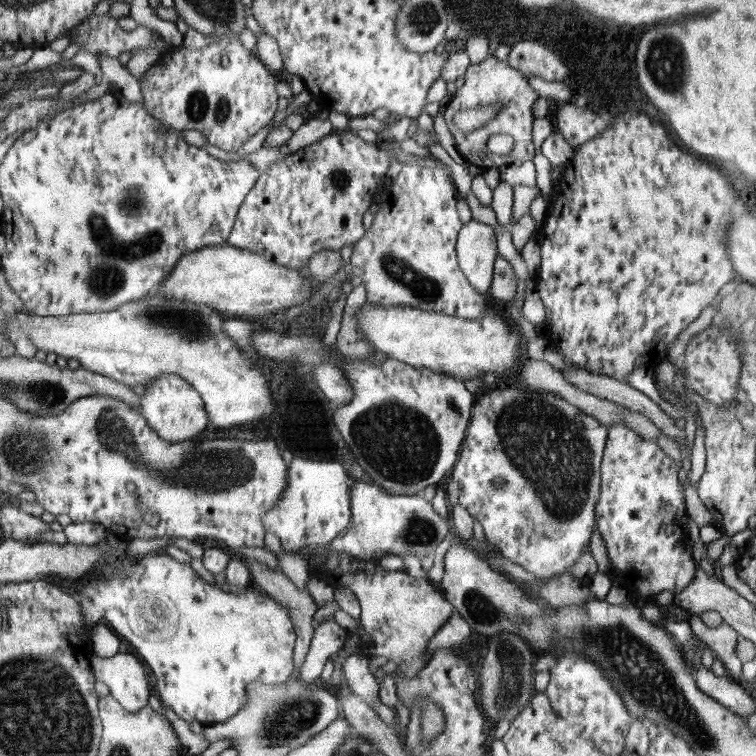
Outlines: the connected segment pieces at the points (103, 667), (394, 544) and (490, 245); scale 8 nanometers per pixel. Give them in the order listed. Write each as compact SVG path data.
M131 653L110 658L90 657L90 669L106 683L112 695L126 710L139 712L149 704L150 686L146 669Z
M358 482L353 490L353 518L350 530L339 540L332 541L329 549L351 554L355 558L376 561L391 552L398 556L410 554L419 558L434 552L446 538L446 522L432 510L423 495L392 495L379 485Z
M472 219L457 237L457 260L479 293L491 288L496 262L496 231L489 223Z

